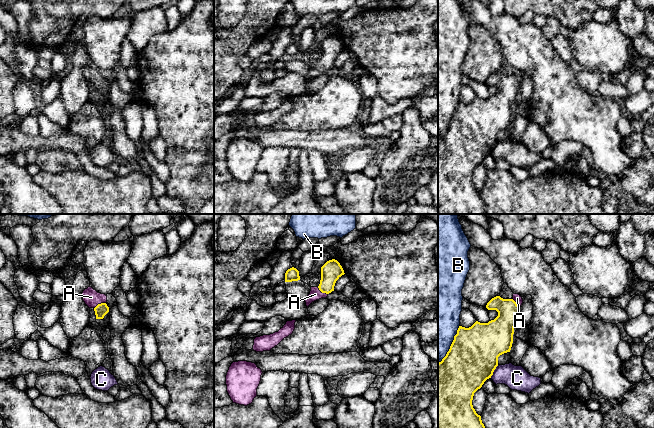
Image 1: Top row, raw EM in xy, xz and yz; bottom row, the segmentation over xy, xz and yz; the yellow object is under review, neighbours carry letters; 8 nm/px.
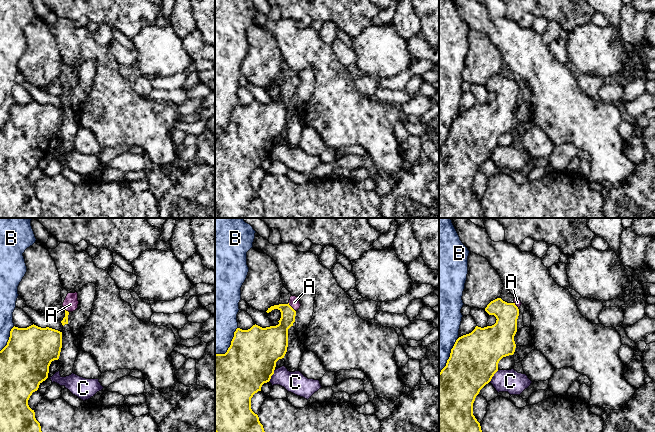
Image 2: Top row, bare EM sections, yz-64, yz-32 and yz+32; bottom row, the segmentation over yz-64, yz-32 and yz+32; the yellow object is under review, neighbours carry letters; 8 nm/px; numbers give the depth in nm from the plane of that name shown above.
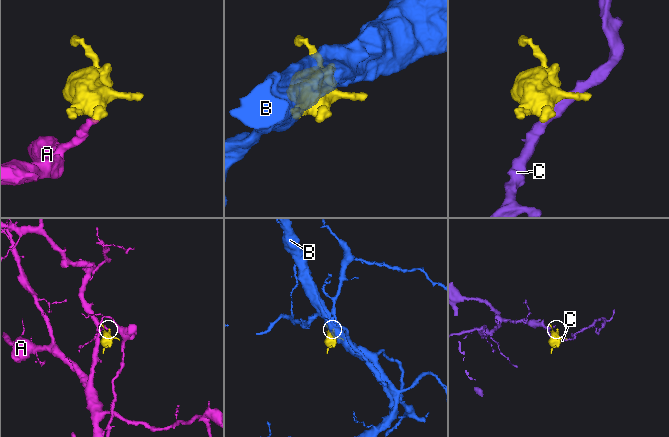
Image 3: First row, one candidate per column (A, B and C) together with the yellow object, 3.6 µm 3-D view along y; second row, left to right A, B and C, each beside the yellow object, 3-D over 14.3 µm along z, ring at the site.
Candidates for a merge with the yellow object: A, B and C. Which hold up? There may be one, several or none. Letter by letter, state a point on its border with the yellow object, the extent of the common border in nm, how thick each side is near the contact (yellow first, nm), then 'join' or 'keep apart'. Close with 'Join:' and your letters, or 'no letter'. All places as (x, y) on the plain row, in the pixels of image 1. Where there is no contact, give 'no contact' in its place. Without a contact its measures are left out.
A: contact xy (99, 80); length 110 nm; calibres 100 and 140 nm; join
B: contact yz (451, 120); length 360 nm; calibres 400 and 360 nm; keep apart
C: contact yz (493, 147); length 120 nm; calibres 400 and 190 nm; keep apart
Join: A

